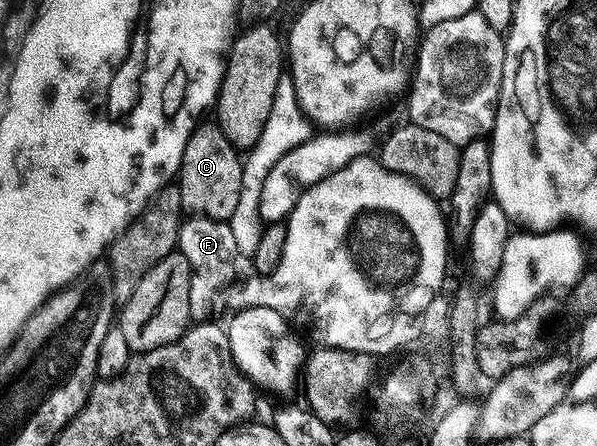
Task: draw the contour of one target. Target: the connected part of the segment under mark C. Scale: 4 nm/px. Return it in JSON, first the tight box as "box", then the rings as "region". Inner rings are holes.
{"box":[176,123,243,221],"region":[[[216,123],[199,124],[192,131],[184,147],[182,166],[178,169],[176,184],[180,191],[182,208],[187,214],[229,221],[236,203],[240,203],[243,158],[234,150],[235,142]]]}

